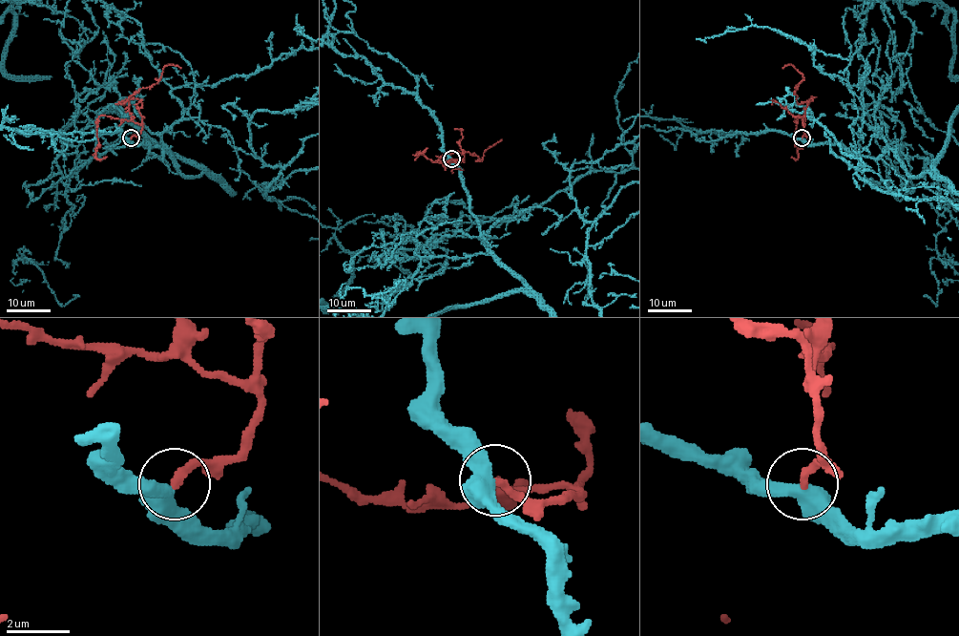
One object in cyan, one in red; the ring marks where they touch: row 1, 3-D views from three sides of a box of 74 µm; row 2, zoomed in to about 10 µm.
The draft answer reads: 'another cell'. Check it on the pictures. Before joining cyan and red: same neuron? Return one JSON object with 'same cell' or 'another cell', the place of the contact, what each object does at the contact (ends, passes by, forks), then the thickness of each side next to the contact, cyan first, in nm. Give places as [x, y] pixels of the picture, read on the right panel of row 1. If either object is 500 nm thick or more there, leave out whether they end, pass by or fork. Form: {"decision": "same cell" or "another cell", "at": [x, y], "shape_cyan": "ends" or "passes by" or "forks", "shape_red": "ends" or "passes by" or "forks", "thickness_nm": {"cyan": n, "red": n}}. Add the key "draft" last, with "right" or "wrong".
{"decision": "same cell", "at": [802, 137], "thickness_nm": {"cyan": 500, "red": 260}, "draft": "wrong"}

